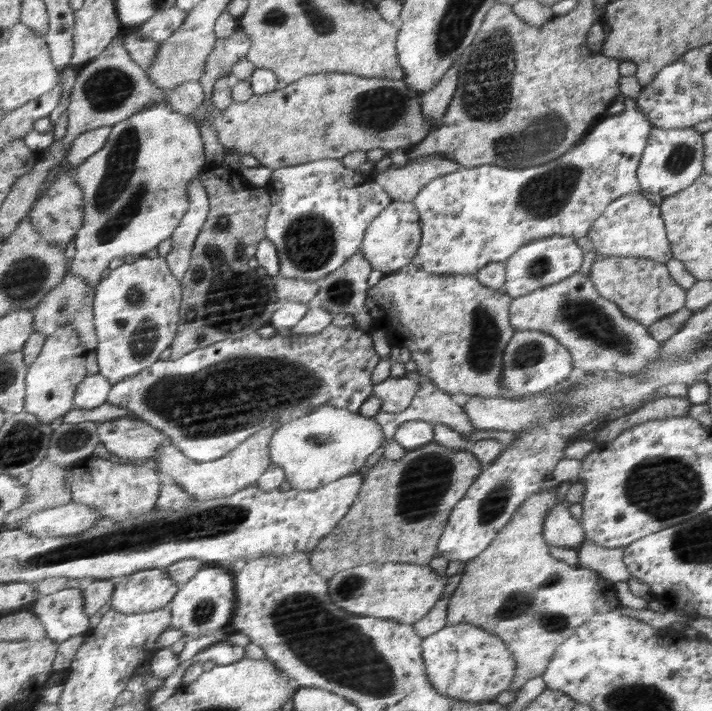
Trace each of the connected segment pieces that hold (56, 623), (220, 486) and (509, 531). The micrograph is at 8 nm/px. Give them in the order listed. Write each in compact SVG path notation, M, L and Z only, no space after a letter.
M84 586L67 588L44 598L25 610L31 610L44 621L49 638L56 642L66 642L72 636L85 635L90 630L91 618L86 613Z
M266 428L264 432L246 439L222 459L208 462L192 460L179 446L168 442L160 449L155 466L160 473L172 477L174 482L200 501L234 495L235 492L258 483L260 476L271 466L271 438L275 430L276 428Z
M558 486L527 499L491 546L463 564L460 582L448 599L448 625L479 625L507 642L517 665L510 687L512 692L520 690L531 678L544 675L563 642L600 612L618 611L622 615L632 615L661 630L670 629L676 622L686 623L690 618L670 607L660 613L650 608L640 610L638 606L624 606L616 597L615 582L604 579L590 568L568 565L552 557L551 545L547 543L543 530L548 512L558 503L563 503Z

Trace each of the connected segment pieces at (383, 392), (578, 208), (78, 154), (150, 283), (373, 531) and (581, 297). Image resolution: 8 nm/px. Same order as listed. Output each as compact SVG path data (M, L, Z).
M404 376L388 377L376 384L374 393L382 400L380 412L399 413L411 406L412 399L419 394L420 382L414 378Z
M626 97L624 111L604 117L588 132L586 138L559 159L526 168L504 168L487 164L476 168L463 167L428 183L414 198L413 204L423 222L423 246L411 261L416 269L434 275L472 275L491 263L505 263L517 250L532 240L552 235L579 239L588 235L592 224L615 198L641 192L638 170L643 152L650 142L654 125L634 99Z
M103 126L78 136L74 140L74 144L72 144L72 150L69 152L67 163L70 163L75 169L82 167L91 156L100 152L108 144L112 129L112 127Z
M142 255L133 264L124 263L113 270L110 277L100 282L96 296L100 373L118 384L158 363L181 336L183 302L184 283L172 273L166 257Z
M434 441L406 451L398 460L381 457L371 468L362 472L364 492L360 492L356 508L348 511L348 520L344 520L340 528L336 527L336 532L332 532L332 536L328 536L328 540L319 544L310 555L313 568L329 580L339 572L376 561L428 565L438 554L439 540L450 522L451 512L481 475L481 466L481 460L475 453L456 451Z
M576 272L559 283L511 299L510 324L515 331L542 330L555 337L574 357L575 371L634 373L660 355L663 345L640 322L628 318L615 301L600 296L590 276Z

